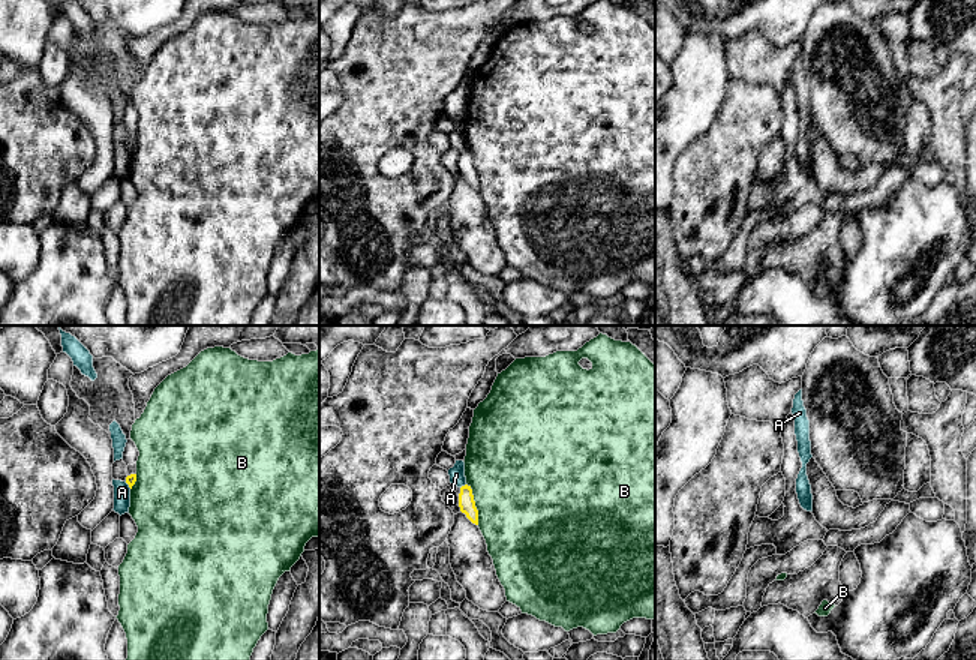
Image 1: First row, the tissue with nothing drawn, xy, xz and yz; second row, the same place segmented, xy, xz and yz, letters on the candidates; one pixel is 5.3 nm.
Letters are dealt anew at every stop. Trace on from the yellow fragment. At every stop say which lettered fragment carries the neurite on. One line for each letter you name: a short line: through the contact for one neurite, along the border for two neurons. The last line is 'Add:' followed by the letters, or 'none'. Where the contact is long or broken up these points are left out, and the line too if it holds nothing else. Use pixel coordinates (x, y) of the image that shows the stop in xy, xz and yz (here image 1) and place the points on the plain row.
Add: none

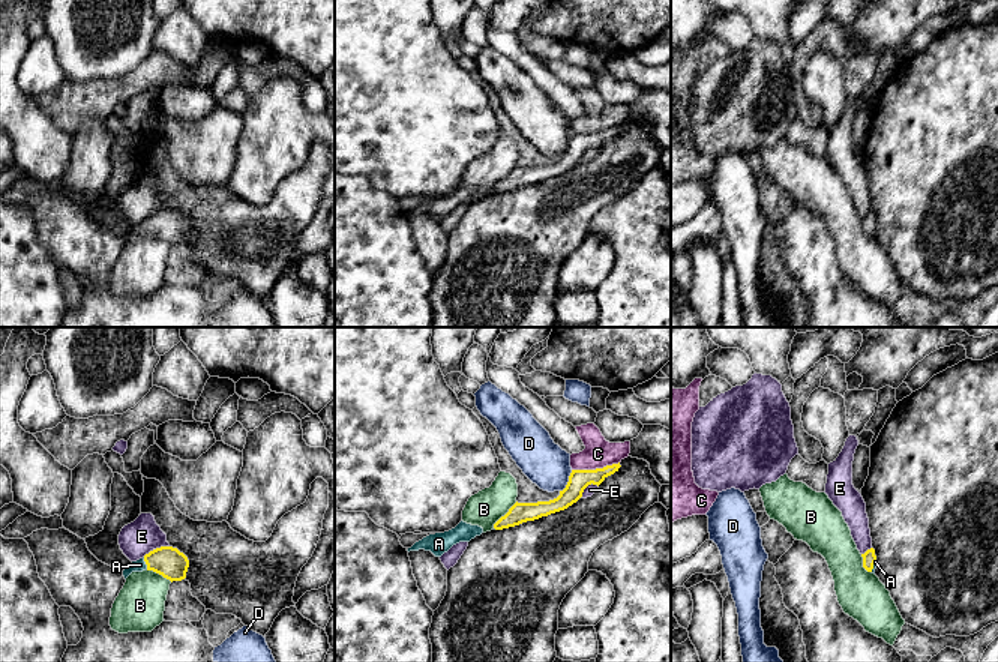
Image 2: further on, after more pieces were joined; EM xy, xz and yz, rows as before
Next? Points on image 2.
A: line xy (168, 225), (146, 227), (140, 228)
Add: A

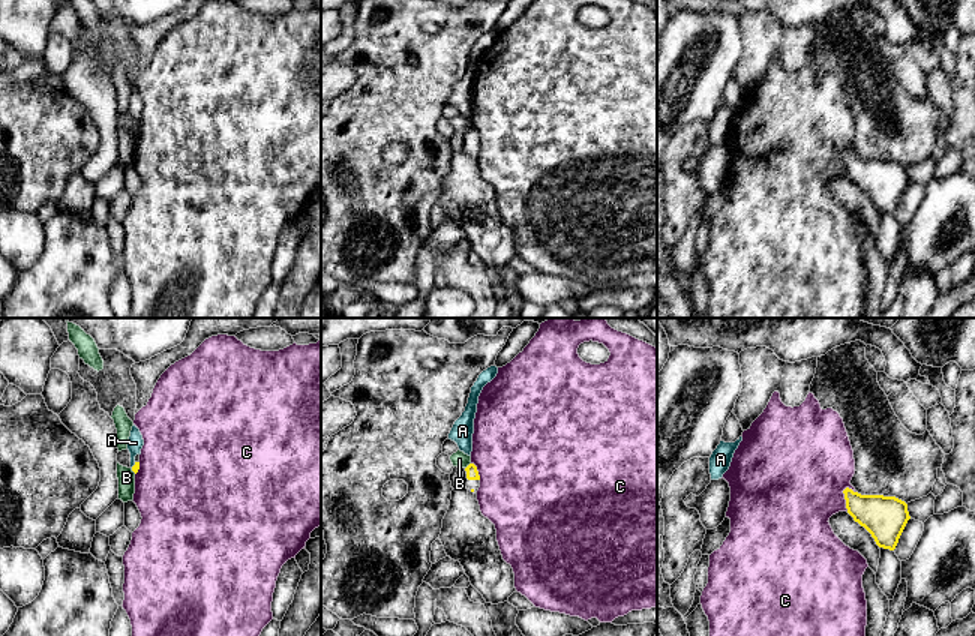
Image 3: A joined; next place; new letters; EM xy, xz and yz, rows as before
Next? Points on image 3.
A: line xy (135, 131), (134, 129), (135, 107)
Add: A

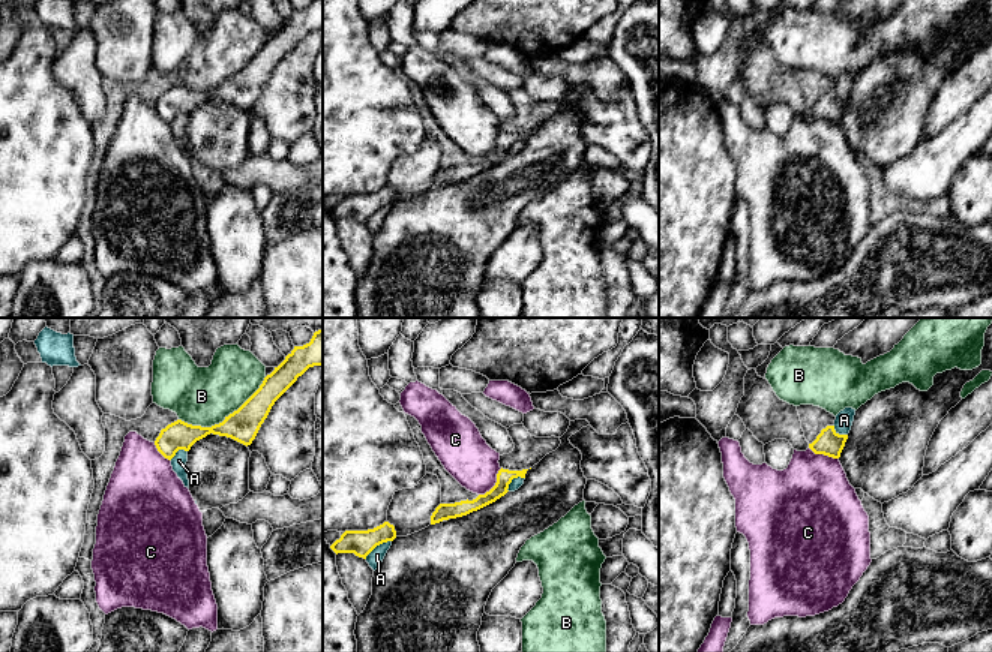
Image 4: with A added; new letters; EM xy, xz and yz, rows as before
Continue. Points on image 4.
Add: none

